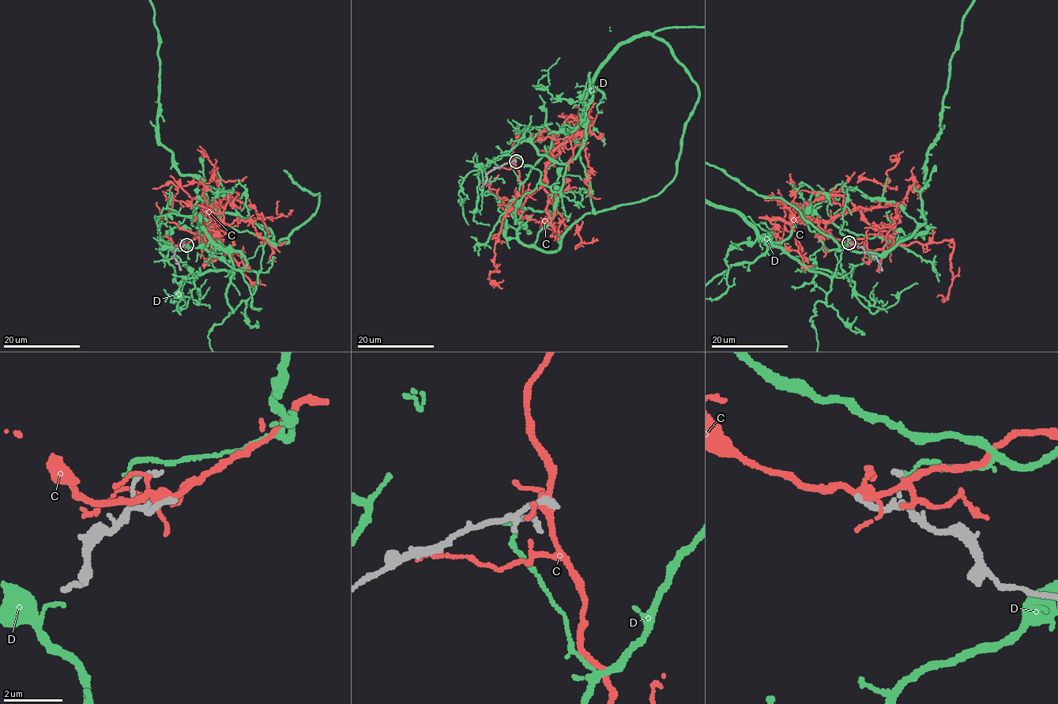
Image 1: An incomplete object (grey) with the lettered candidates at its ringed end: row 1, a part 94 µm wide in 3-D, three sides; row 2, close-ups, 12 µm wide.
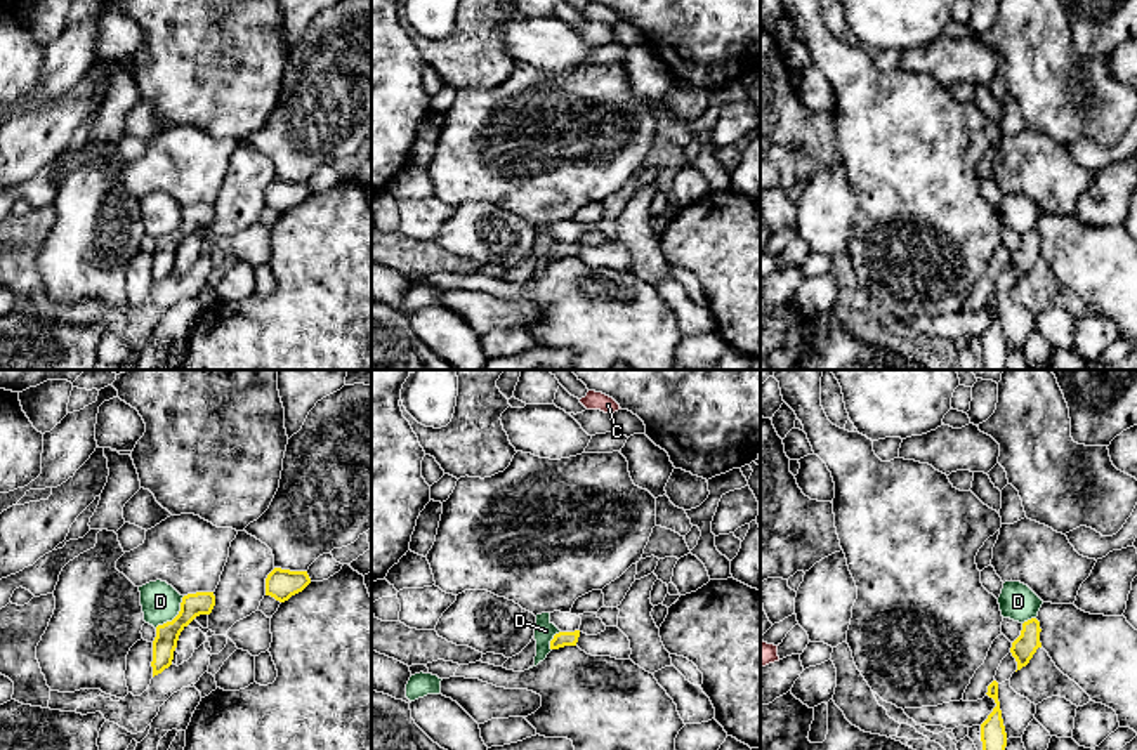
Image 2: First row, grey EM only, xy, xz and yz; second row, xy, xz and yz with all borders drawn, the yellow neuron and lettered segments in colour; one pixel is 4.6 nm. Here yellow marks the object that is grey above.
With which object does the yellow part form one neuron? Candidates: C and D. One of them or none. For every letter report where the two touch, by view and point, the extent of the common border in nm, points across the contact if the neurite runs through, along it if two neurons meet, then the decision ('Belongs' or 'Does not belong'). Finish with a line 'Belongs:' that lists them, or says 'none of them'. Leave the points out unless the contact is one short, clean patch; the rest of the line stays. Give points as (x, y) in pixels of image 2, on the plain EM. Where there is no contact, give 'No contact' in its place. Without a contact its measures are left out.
C: No contact. Does not belong
D: Touches yellow at xy (176, 228). Shared border 200 nm. Boundary: xy (184, 207), (179, 223), (170, 231), (155, 238). Does not belong
Belongs: none of them

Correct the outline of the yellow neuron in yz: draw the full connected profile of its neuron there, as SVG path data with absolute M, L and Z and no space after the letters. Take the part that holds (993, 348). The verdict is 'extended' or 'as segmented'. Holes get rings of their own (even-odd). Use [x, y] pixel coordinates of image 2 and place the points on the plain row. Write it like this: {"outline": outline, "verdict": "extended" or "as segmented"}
{"outline": "M993 292L988 297L986 306L995 311L996 318L981 335L981 352L983 352L984 370L1005 370L1007 344L1002 330L996 292Z", "verdict": "as segmented"}

